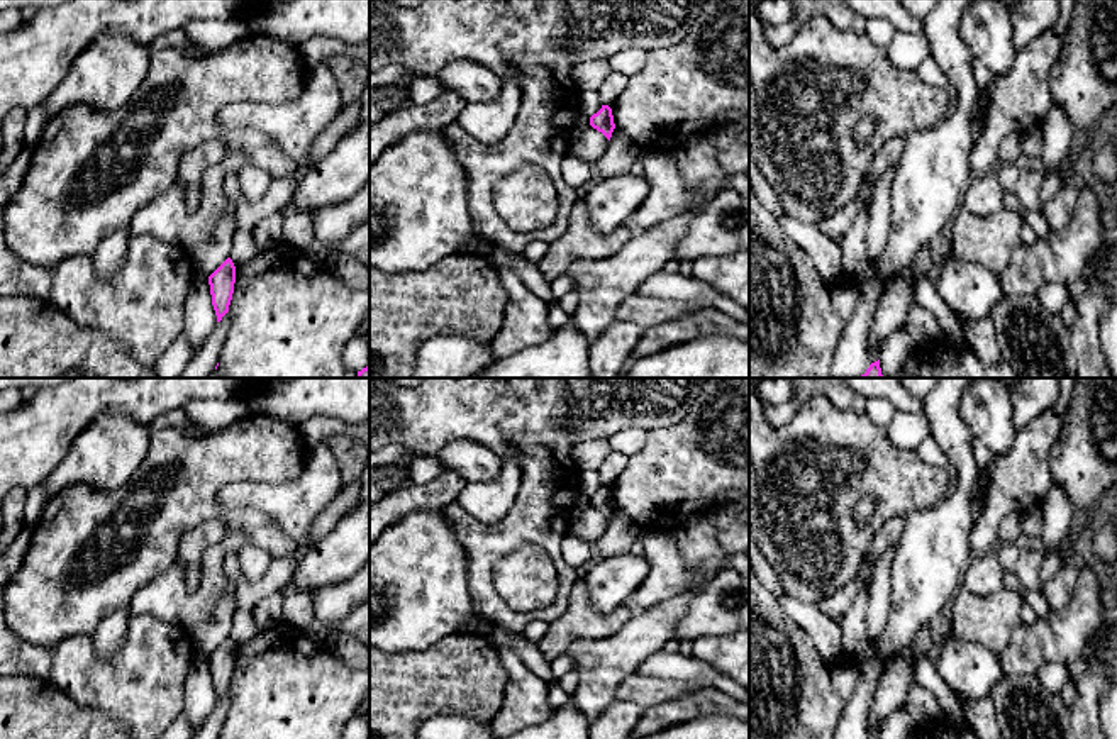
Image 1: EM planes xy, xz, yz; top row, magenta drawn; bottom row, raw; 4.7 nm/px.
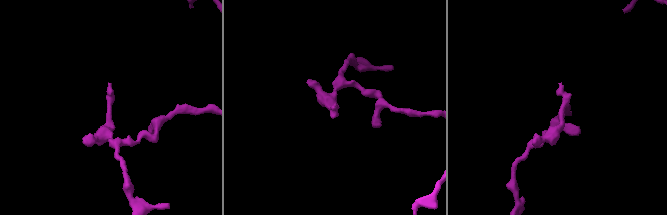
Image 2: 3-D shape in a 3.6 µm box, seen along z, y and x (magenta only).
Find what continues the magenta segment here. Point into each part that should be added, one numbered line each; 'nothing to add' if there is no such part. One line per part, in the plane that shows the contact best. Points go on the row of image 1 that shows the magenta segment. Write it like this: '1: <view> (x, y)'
nothing to add

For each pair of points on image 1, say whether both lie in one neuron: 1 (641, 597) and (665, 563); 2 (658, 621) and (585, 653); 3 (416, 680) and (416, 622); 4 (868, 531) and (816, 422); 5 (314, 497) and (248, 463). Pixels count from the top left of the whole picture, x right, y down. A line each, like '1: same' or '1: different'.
1: same
2: same
3: different
4: same
5: different

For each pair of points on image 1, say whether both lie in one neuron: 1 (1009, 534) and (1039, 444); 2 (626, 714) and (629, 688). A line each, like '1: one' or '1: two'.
1: two
2: two

